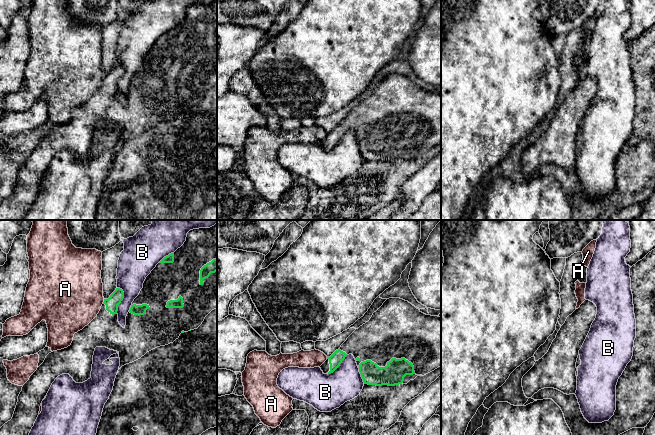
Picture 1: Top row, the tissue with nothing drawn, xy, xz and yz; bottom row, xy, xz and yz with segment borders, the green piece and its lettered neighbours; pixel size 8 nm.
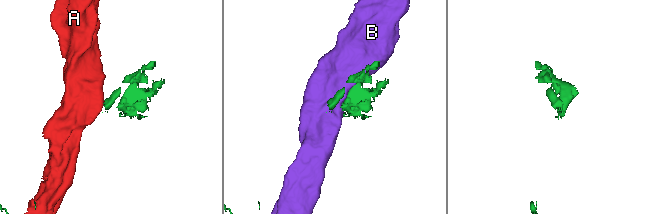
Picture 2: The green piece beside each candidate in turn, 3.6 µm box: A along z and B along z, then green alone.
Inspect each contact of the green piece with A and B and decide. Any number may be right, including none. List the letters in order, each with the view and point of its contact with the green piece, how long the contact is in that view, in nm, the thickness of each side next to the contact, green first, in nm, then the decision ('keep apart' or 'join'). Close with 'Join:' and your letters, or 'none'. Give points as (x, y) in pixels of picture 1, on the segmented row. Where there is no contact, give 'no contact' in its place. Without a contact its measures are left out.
A: contact xy (104, 301); length 40 nm; calibres 100 and 460 nm; keep apart
B: contact xy (122, 299); length 200 nm; calibres 100 and 240 nm; keep apart
Join: none

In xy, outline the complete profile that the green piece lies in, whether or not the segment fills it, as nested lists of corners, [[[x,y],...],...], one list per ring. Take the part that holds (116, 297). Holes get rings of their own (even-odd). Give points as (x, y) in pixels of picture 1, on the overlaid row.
[[[217,223],[210,228],[190,230],[184,244],[156,265],[132,302],[124,328],[119,324],[117,314],[123,298],[123,290],[116,288],[108,299],[104,299],[97,316],[74,334],[70,346],[46,356],[23,385],[13,417],[0,428],[0,435],[29,435],[39,415],[41,403],[58,376],[69,374],[76,383],[91,378],[96,347],[117,351],[120,369],[157,347],[173,343],[181,333],[197,329],[205,317],[217,308]]]

